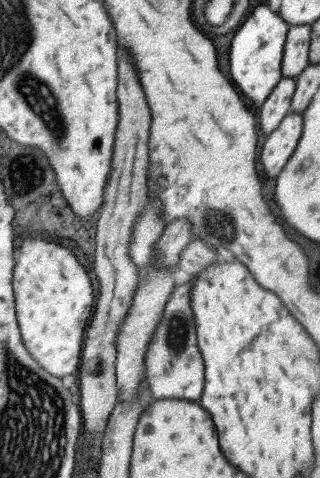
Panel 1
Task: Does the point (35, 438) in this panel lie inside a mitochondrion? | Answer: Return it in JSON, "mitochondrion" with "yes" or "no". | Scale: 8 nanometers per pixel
{"mitochondrion":"yes"}

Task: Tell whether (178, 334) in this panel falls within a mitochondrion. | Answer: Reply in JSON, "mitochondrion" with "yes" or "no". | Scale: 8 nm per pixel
{"mitochondrion":"yes"}

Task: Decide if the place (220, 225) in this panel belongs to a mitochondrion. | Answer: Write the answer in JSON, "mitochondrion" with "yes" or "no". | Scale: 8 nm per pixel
{"mitochondrion":"yes"}

